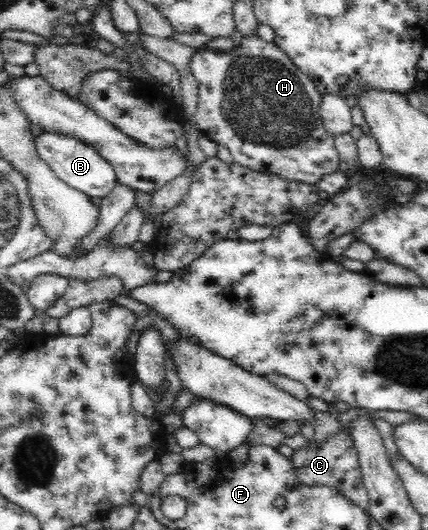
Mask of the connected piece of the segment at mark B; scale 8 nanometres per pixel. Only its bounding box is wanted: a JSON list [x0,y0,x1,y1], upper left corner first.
[34,132,118,198]

